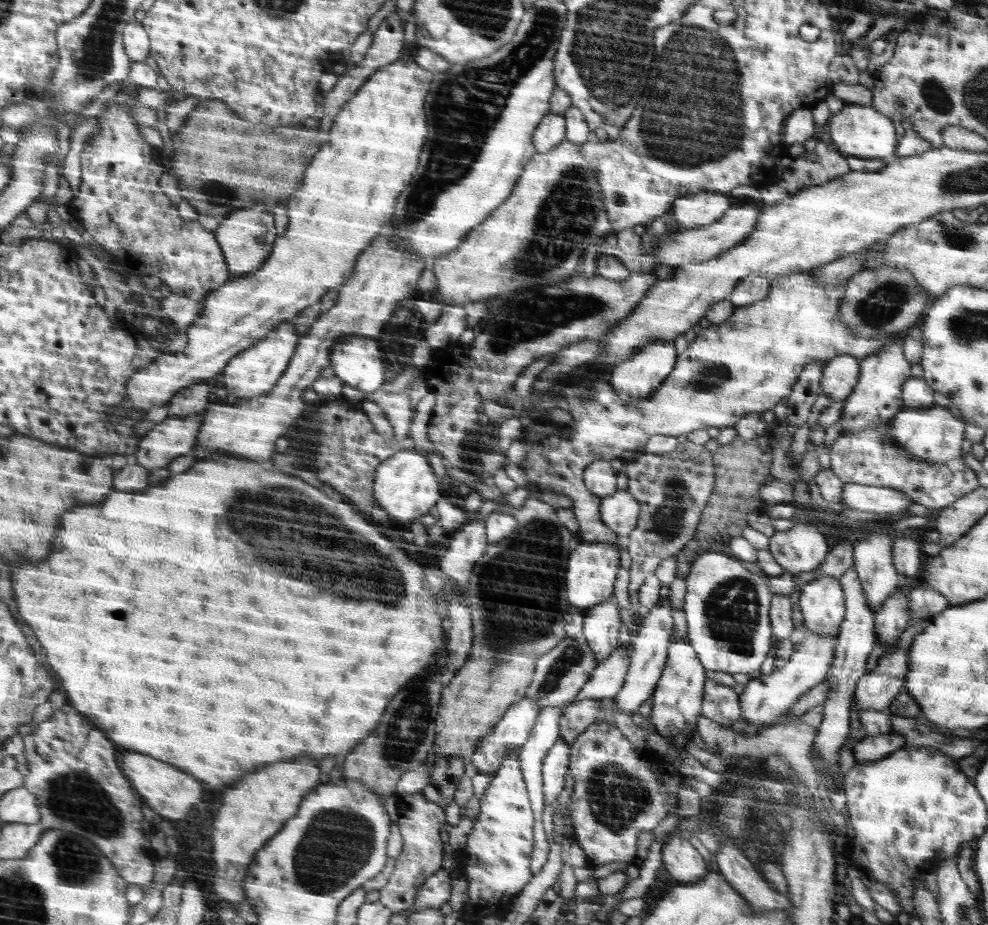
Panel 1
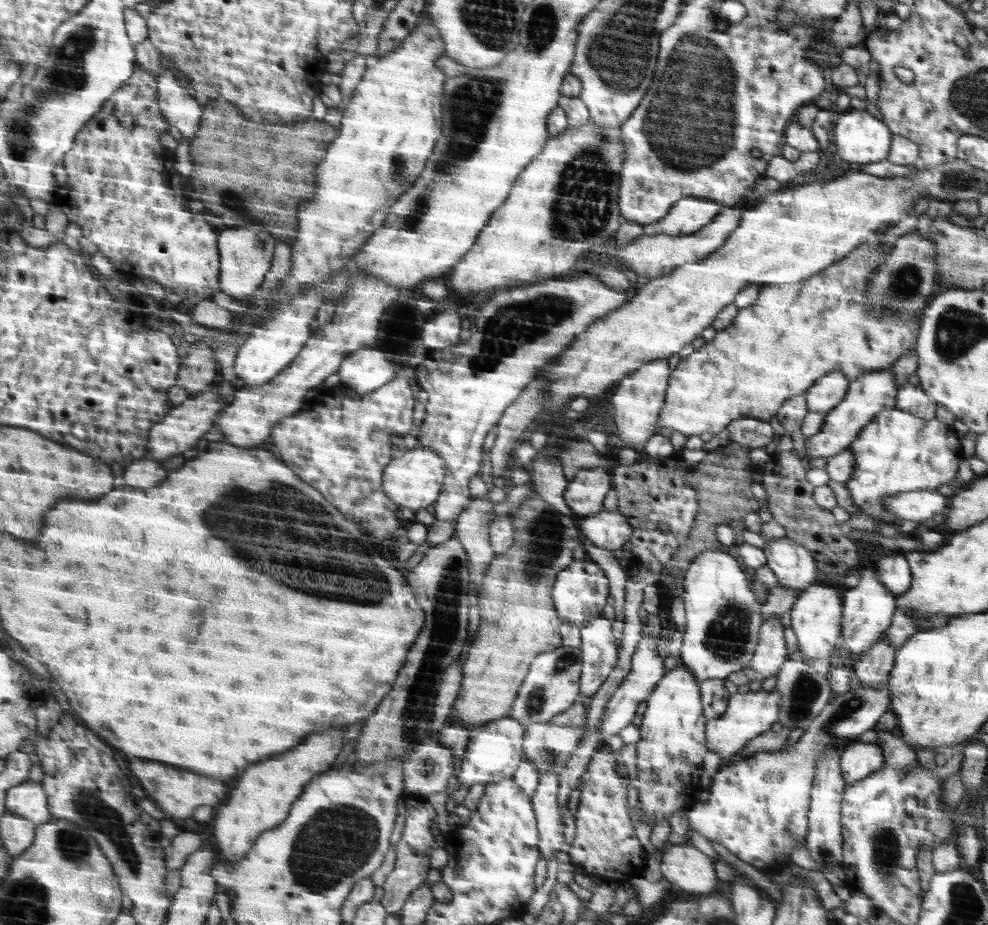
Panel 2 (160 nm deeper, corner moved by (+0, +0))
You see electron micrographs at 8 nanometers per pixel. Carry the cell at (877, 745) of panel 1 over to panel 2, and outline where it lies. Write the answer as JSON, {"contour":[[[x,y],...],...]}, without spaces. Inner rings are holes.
{"contour":[[[854,742],[841,752],[841,773],[845,786],[865,779],[884,767],[885,755],[881,746]]]}

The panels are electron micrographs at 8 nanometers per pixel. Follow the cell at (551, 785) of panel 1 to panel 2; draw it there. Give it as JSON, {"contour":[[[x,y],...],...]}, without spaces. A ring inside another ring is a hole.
{"contour":[[[556,772],[539,775],[539,785],[532,795],[532,808],[538,820],[540,854],[546,861],[556,852],[566,849],[562,812],[560,811],[560,777]]]}

